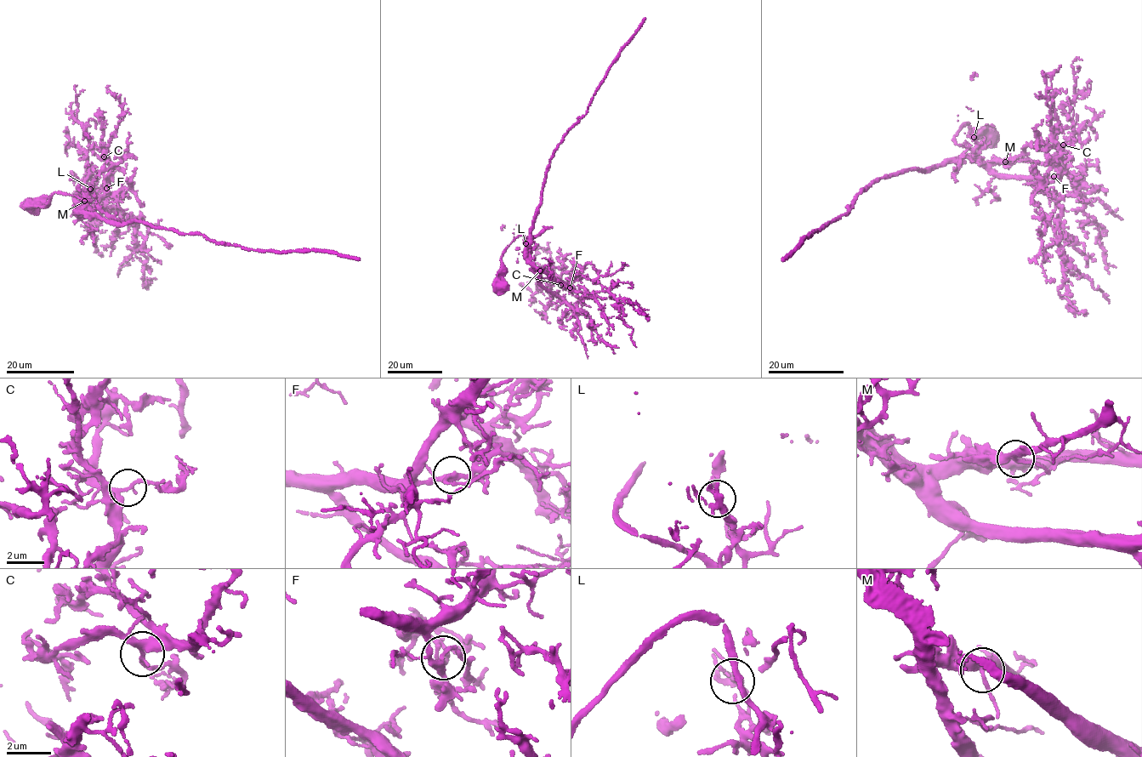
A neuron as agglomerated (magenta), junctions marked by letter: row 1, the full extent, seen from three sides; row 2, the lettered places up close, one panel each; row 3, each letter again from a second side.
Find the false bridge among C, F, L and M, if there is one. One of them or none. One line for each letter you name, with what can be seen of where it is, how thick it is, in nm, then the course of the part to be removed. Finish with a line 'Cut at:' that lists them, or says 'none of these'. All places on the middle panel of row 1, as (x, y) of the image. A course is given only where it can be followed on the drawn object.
L: place (525, 243); calibre 320 nm; course (525, 243), (517, 224), (514, 229), (502, 225), (502, 230)
Cut at: L

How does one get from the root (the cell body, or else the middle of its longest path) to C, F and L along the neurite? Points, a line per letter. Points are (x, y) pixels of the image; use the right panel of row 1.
C: (990, 136), (966, 123), (954, 140), (967, 146), (994, 173), (1025, 179), (1044, 177), (1063, 145)
F: (990, 136), (975, 132), (966, 123), (954, 140), (967, 146), (997, 173), (1031, 179), (1053, 176)
L: (990, 136), (975, 132), (966, 123), (957, 133), (954, 140), (973, 150), (978, 145), (974, 137)

